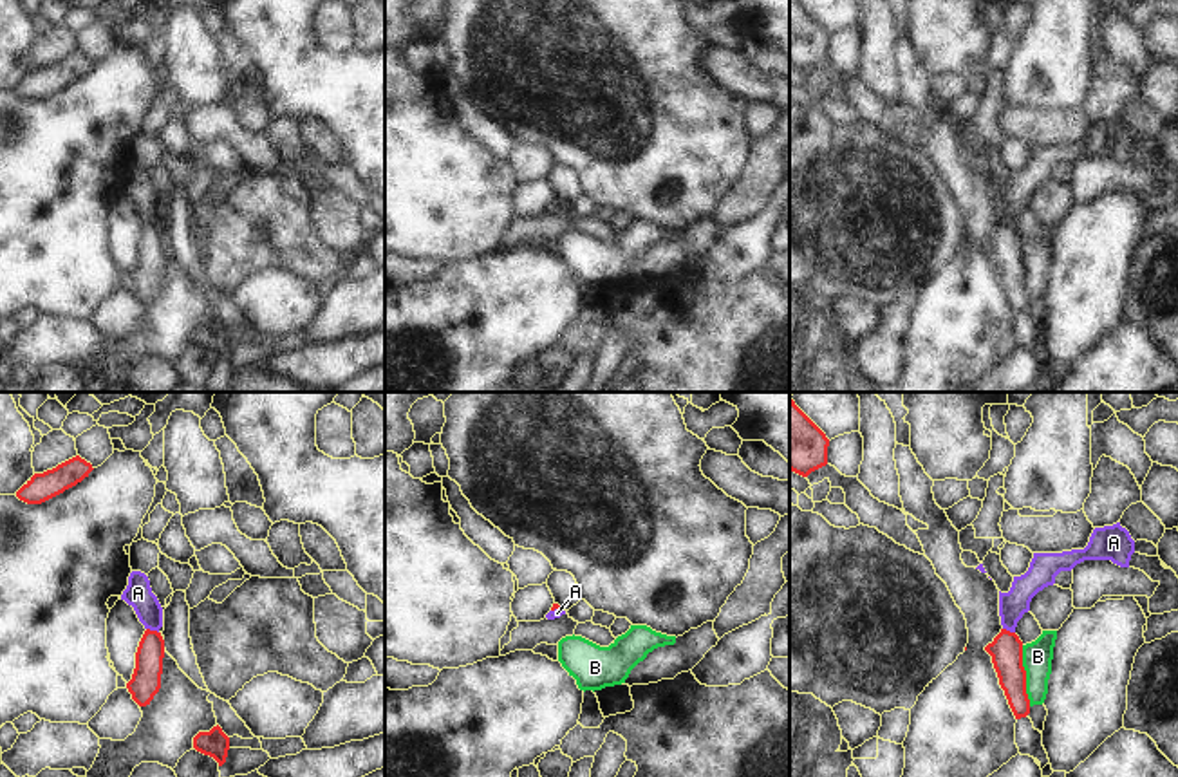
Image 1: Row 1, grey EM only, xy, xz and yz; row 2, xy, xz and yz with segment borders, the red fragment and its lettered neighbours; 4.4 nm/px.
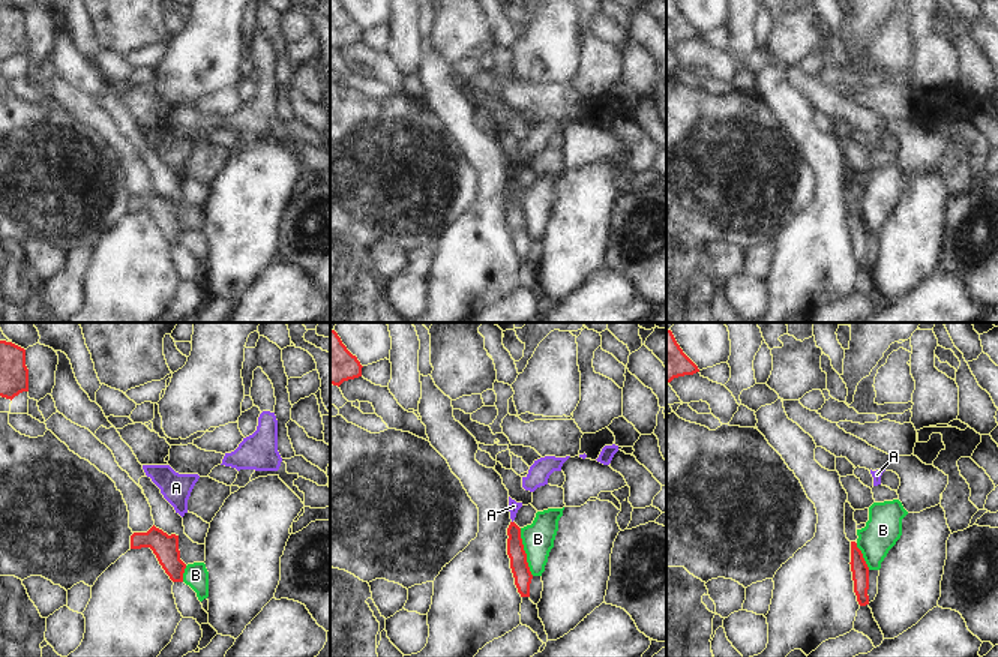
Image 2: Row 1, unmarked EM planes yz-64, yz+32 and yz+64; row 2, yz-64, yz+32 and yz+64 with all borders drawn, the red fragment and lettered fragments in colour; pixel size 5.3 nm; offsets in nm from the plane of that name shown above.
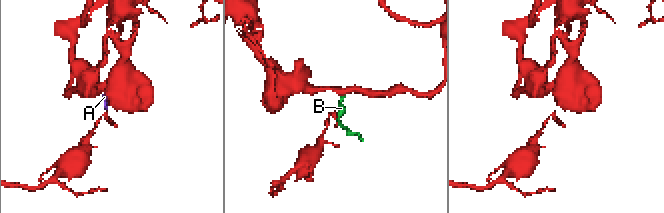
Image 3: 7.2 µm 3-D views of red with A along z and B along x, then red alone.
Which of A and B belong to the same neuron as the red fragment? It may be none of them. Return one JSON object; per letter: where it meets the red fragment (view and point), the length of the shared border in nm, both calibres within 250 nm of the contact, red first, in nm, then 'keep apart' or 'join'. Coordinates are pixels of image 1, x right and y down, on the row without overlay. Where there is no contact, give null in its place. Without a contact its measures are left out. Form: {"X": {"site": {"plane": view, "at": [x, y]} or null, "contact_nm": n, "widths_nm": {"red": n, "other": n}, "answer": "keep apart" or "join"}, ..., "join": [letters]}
{"A": {"site": {"plane": "xy", "at": [152, 226]}, "contact_nm": 60, "widths_nm": {"red": 140, "other": 120}, "answer": "join"}, "B": {"site": {"plane": "yz", "at": [1025, 271]}, "contact_nm": 280, "widths_nm": {"red": 140, "other": 130}, "answer": "keep apart"}, "join": ["A"]}

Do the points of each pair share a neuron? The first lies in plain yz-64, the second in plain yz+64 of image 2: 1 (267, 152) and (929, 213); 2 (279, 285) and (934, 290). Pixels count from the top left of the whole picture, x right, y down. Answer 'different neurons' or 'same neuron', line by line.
1: same neuron
2: same neuron

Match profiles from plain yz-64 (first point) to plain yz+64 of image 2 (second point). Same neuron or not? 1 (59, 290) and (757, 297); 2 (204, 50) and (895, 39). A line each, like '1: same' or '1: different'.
1: same
2: same

